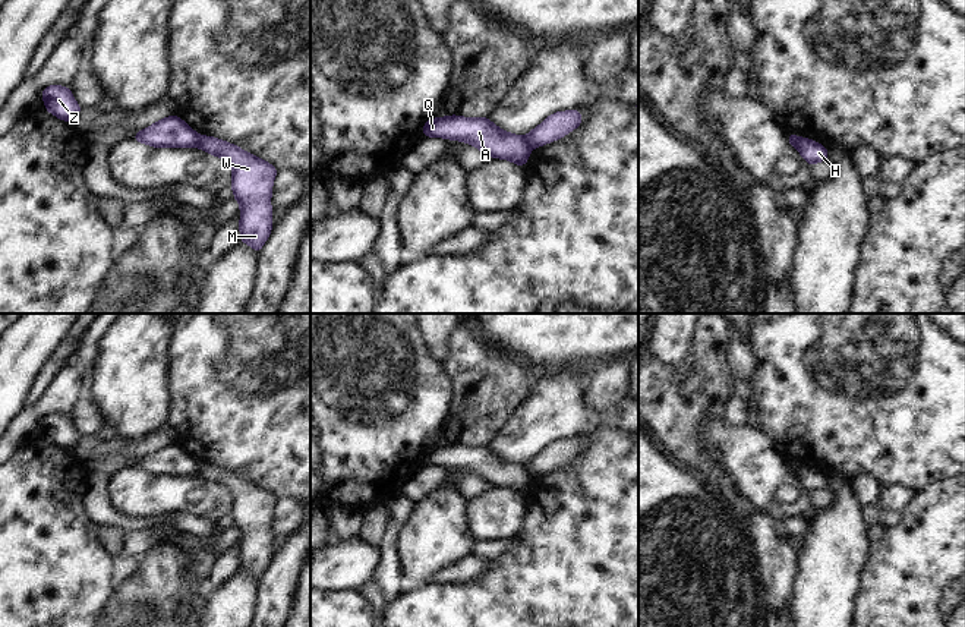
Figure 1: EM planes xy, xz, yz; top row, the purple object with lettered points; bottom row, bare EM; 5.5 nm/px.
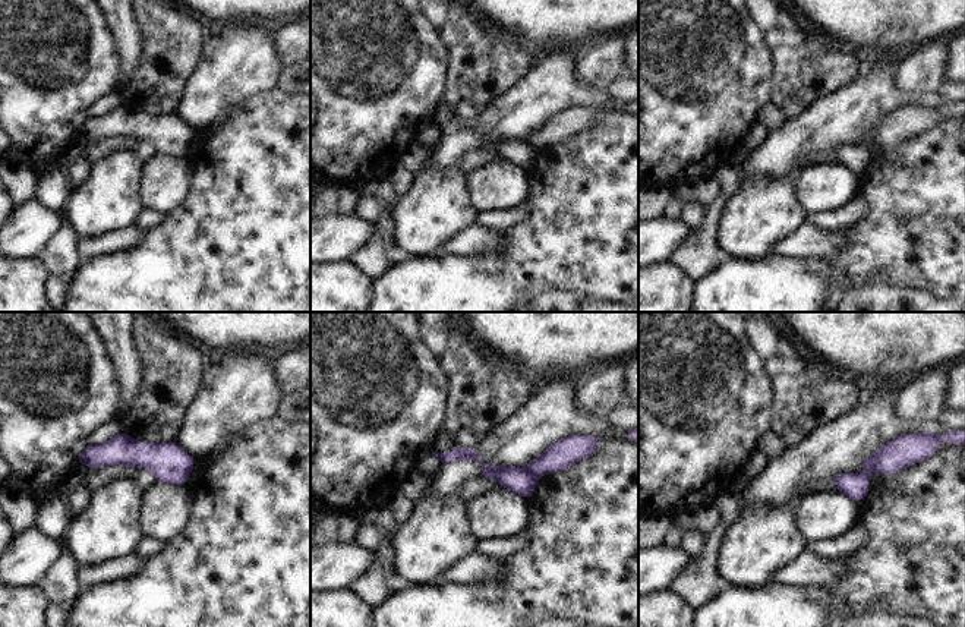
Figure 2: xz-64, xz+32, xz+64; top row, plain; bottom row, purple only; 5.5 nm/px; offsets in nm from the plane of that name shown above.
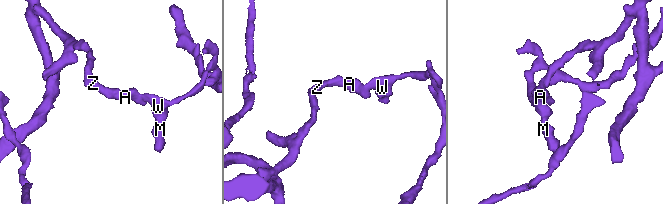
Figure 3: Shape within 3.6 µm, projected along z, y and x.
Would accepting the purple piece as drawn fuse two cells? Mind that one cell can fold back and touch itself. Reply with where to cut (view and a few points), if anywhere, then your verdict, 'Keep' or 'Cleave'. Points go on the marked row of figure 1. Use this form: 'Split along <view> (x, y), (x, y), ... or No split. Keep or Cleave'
Split along xy (196, 135), (198, 145). Cleave

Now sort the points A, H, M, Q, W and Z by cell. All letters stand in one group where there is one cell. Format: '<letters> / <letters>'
A H Q Z / M W

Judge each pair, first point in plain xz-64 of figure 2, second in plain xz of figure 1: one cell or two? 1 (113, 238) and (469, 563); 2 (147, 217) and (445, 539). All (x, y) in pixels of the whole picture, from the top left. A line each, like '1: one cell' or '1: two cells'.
1: one cell
2: two cells

